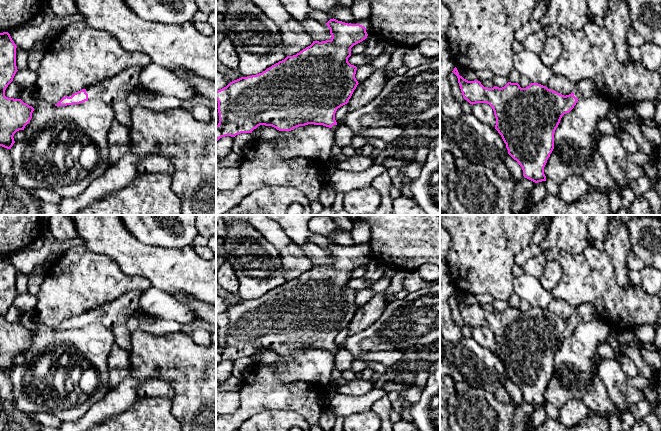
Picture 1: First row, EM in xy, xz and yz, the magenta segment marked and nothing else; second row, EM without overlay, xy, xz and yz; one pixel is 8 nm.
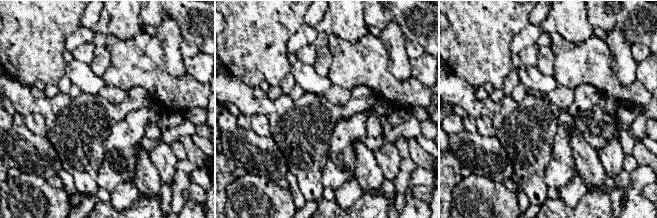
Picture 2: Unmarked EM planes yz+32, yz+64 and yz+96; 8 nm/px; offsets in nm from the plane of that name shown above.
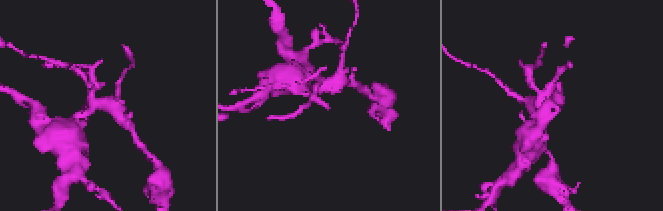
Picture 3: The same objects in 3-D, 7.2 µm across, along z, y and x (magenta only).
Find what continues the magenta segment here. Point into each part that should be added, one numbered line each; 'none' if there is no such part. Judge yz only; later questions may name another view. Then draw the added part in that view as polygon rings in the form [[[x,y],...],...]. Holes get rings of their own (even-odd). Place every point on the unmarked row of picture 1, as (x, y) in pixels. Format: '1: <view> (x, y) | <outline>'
1: yz (586, 312) | [[[585,303],[580,305],[575,314],[573,315],[574,320],[578,323],[587,323],[594,319],[598,319],[596,308],[591,303]]]

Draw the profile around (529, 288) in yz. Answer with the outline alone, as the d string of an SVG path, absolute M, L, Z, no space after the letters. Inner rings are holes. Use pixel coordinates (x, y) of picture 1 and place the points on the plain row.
M525 273L514 278L513 292L521 299L528 301L531 307L538 307L543 310L547 310L554 298L551 292L542 286L539 278Z

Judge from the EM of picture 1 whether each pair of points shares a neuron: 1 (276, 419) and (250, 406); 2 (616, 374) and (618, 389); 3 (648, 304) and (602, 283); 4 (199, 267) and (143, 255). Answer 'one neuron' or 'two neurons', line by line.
1: two neurons
2: one neuron
3: one neuron
4: one neuron

